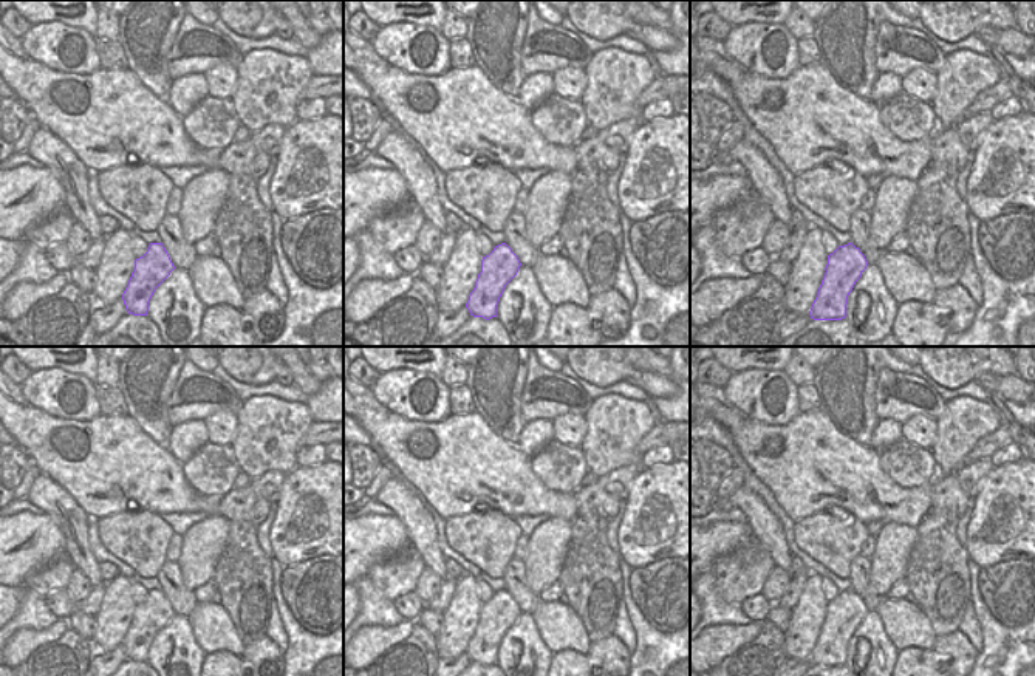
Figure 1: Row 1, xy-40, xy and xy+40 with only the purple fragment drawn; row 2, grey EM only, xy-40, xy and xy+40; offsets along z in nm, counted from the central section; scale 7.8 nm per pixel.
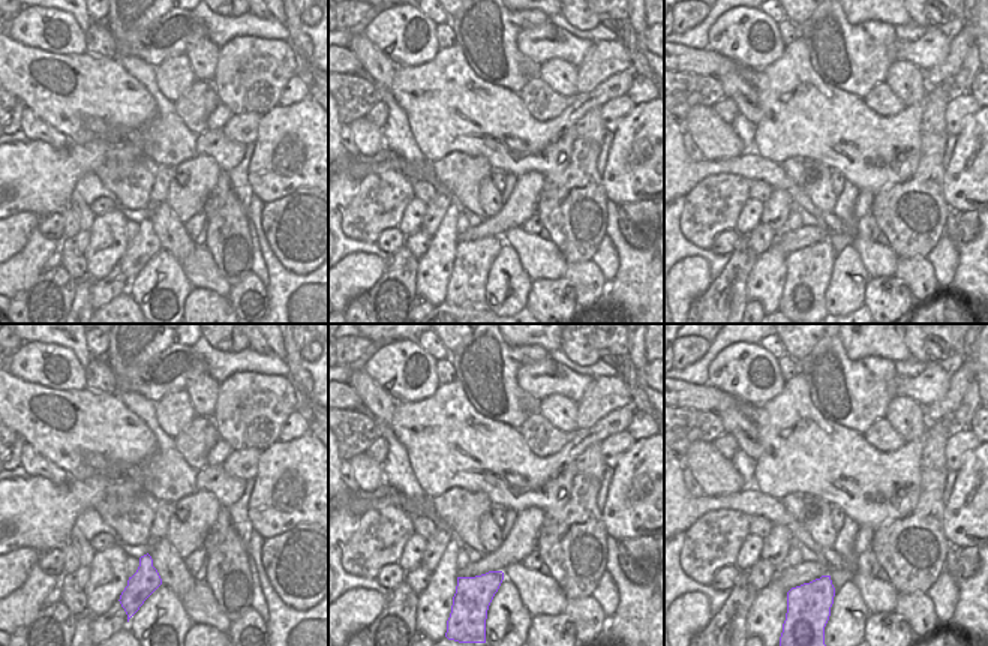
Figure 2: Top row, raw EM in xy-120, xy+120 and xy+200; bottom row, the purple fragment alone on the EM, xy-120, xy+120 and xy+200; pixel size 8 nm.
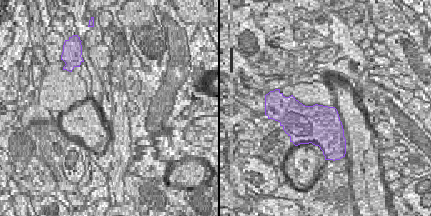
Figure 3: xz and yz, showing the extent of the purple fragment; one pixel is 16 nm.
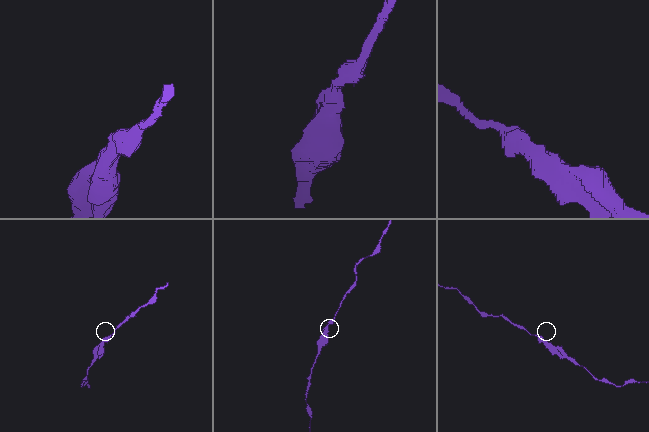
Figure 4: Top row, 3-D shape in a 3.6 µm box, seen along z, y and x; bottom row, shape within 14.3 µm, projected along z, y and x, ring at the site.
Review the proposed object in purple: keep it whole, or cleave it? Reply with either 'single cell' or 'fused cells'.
fused cells

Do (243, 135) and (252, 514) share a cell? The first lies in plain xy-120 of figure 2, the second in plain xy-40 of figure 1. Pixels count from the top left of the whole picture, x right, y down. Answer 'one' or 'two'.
two

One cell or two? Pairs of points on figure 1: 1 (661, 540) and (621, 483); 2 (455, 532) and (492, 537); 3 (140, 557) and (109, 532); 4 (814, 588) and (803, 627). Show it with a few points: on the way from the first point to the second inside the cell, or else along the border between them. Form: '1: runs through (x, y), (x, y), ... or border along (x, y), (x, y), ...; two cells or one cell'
1: border along (641, 467), (625, 498); two cells
2: runs through (464, 532), (483, 537); one cell
3: runs through (132, 549), (116, 534); one cell
4: runs through (812, 597), (808, 617); one cell

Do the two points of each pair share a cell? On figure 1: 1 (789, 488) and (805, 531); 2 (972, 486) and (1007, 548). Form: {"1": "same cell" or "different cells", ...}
{"1": "different cells", "2": "different cells"}

